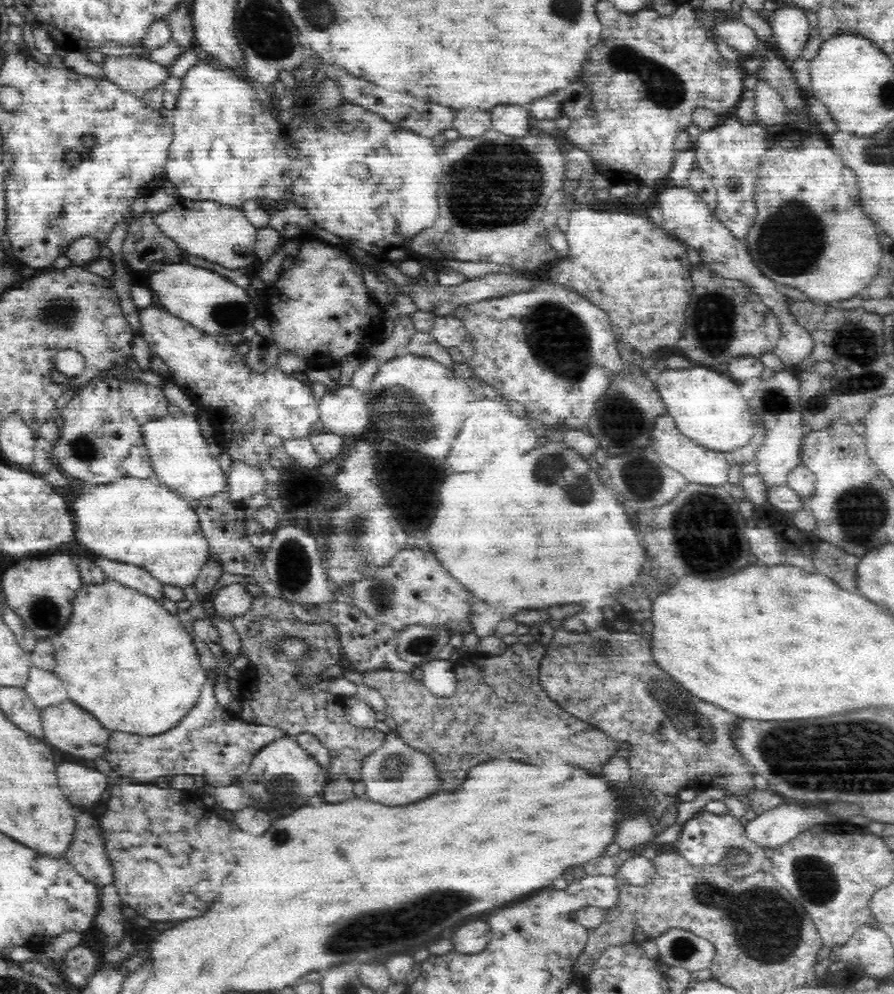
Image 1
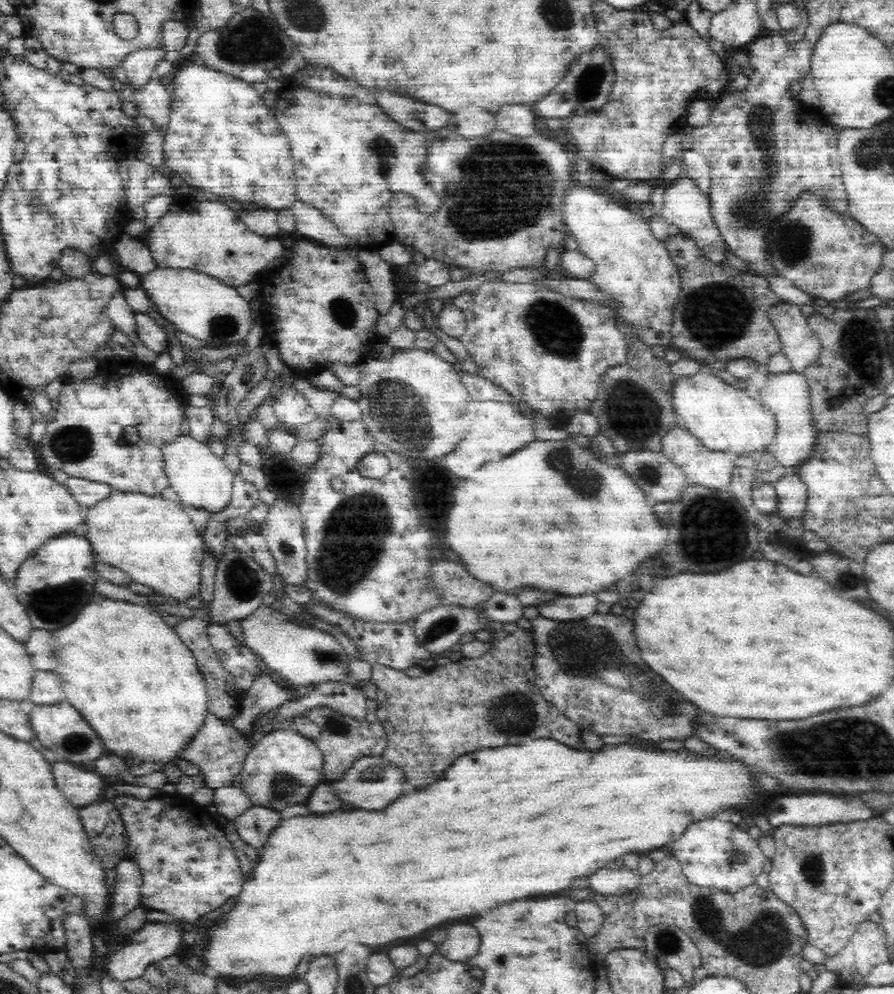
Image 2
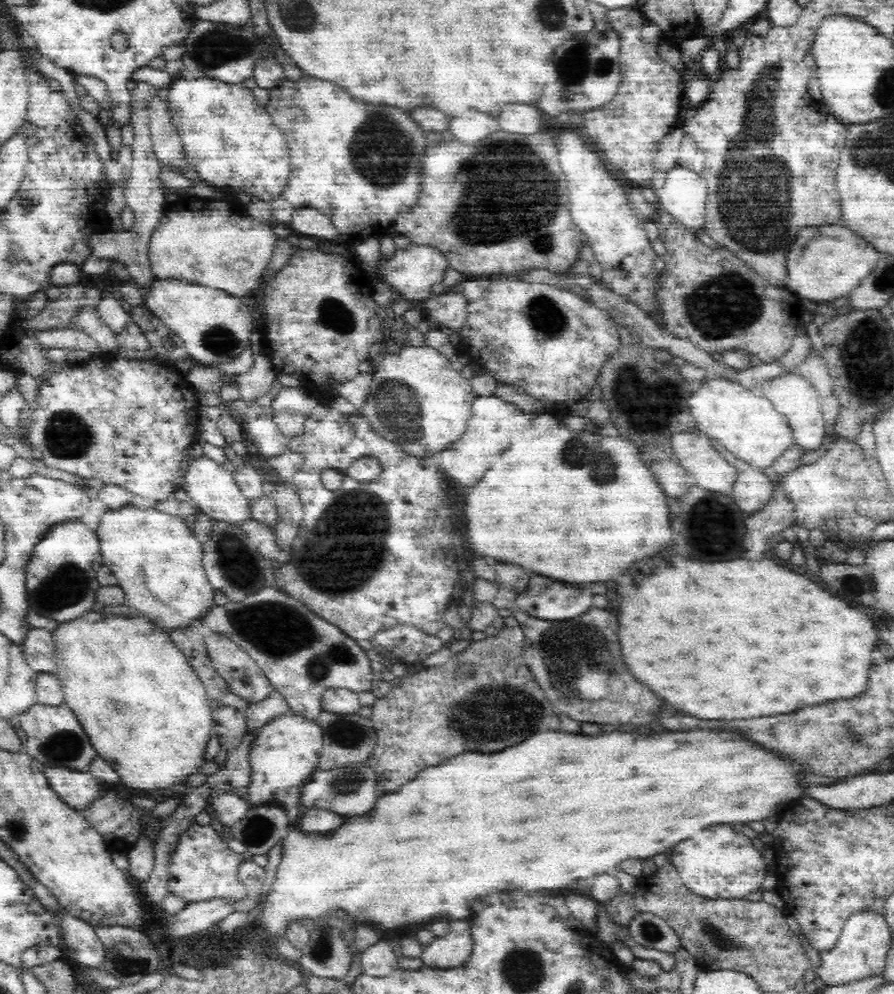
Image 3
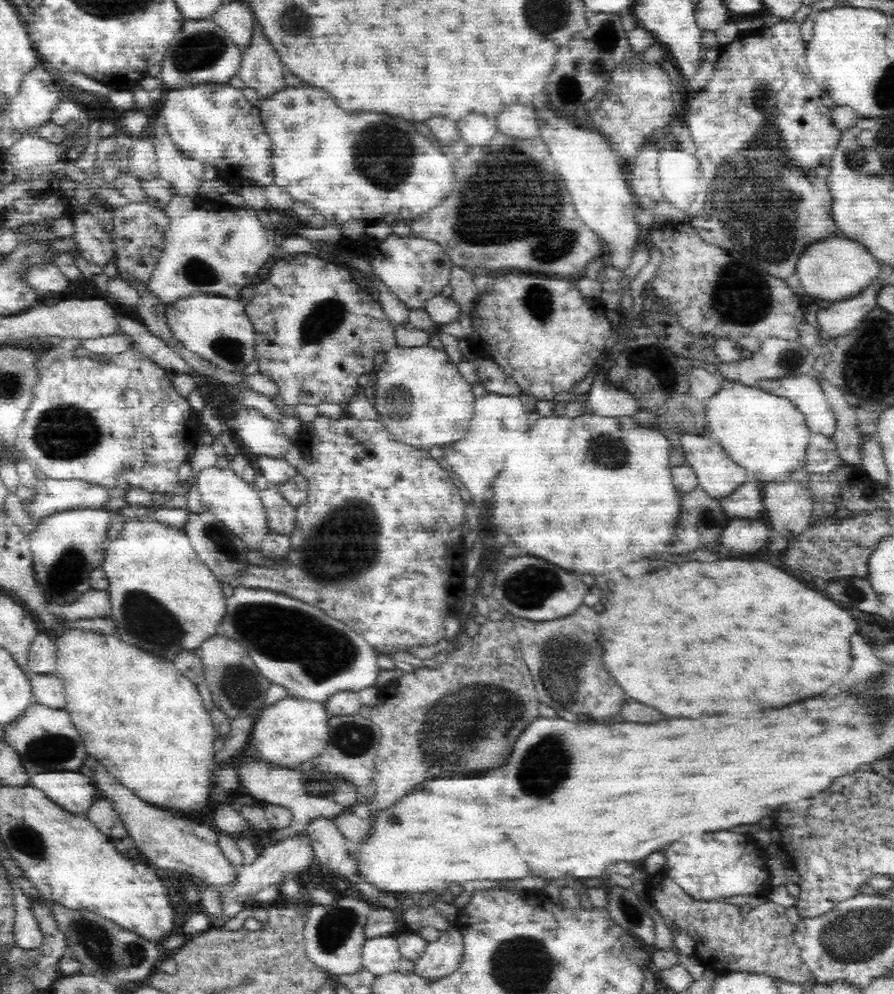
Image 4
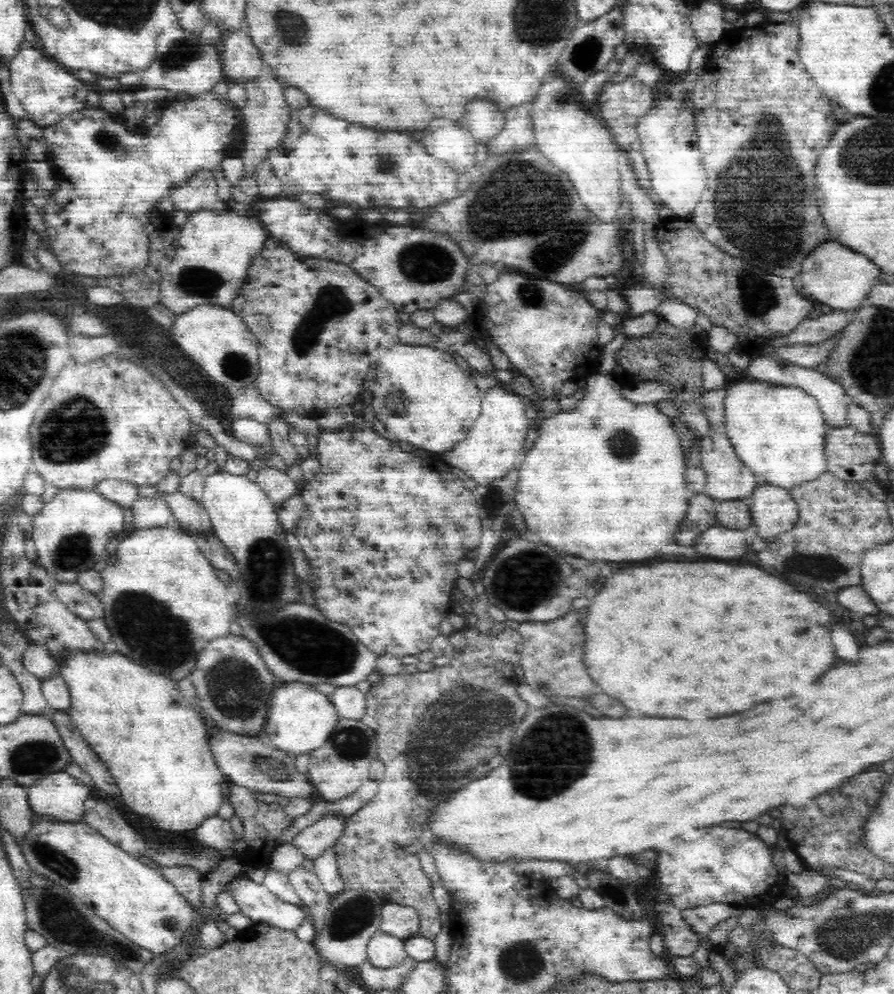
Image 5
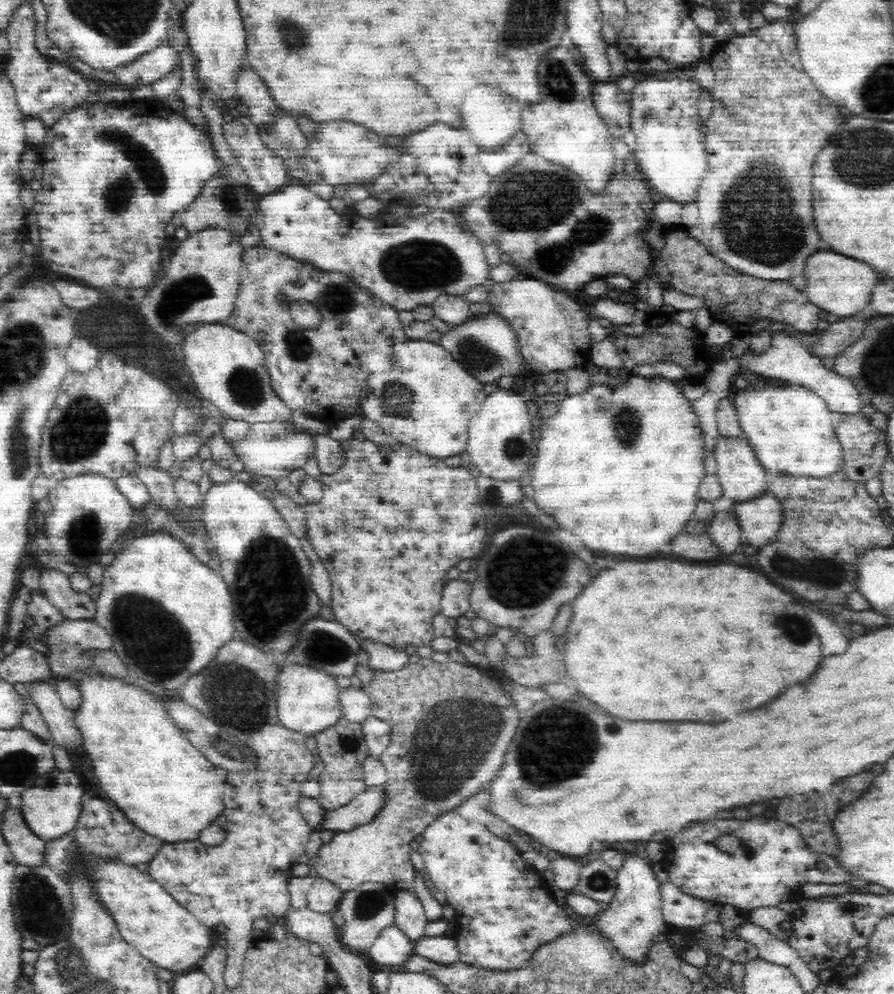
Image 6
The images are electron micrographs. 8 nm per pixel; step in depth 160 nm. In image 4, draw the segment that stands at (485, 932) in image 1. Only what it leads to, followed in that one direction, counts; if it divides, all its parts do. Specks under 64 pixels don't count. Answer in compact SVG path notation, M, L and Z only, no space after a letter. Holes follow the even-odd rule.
M451 922L436 940L427 942L422 954L414 959L414 971L428 978L450 974L462 960L464 945L461 929Z

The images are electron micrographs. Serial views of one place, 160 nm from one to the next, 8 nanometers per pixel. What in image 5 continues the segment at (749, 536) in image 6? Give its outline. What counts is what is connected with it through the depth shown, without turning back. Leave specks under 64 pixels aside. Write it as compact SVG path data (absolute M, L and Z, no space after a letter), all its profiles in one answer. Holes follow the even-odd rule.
M758 483L748 501L757 534L771 539L788 532L800 520L800 507L790 488Z

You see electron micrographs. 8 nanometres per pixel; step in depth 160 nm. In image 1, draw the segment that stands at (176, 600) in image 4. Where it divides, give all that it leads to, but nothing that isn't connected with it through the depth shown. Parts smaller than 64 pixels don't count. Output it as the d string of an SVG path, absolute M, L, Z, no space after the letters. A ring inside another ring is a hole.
M122 476L110 482L94 482L90 486L81 487L70 506L71 514L74 514L74 537L92 550L95 556L144 566L164 583L181 587L194 584L198 571L208 562L208 539L193 503L155 477Z

